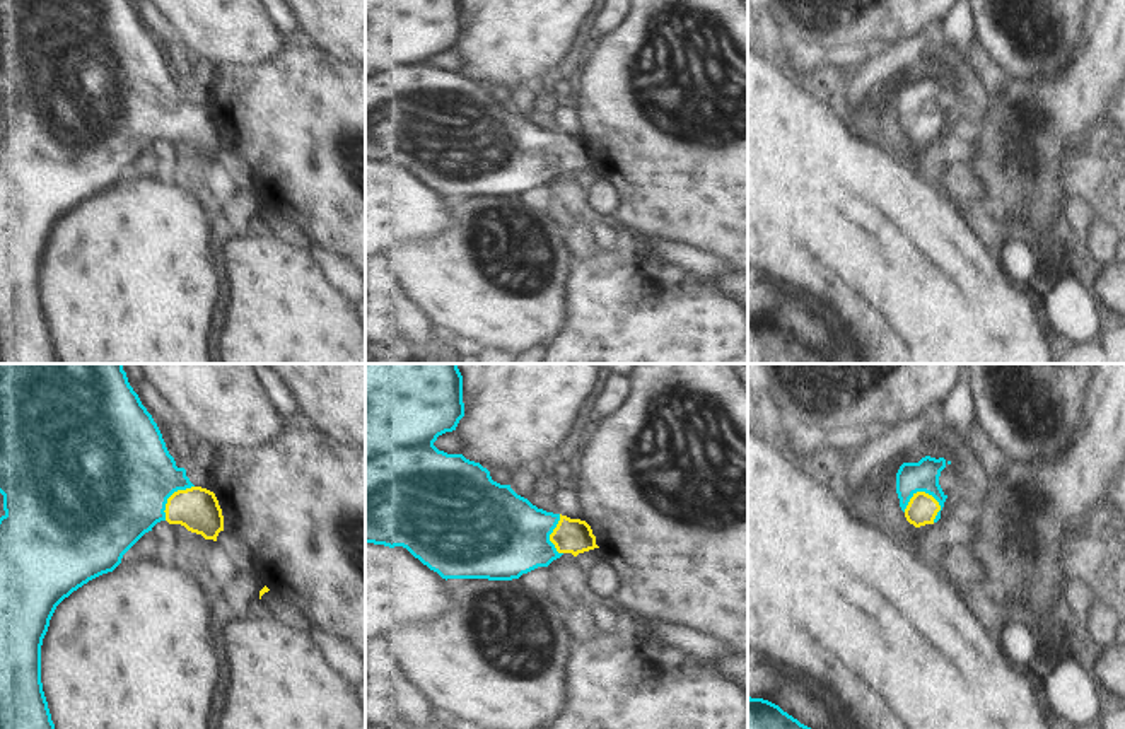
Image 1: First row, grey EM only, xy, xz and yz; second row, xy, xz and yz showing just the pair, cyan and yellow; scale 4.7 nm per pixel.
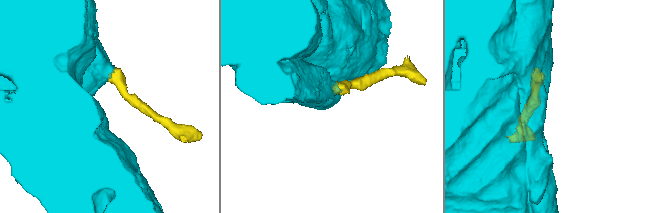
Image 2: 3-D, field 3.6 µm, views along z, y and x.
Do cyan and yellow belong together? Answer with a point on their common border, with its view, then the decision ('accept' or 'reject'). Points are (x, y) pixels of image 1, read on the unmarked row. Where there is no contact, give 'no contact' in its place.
yz (919, 108) | accept

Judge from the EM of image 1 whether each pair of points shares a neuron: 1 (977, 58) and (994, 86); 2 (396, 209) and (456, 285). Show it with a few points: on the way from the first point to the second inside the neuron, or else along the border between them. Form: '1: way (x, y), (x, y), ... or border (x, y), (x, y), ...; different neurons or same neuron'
1: way (982, 65), (994, 79); same neuron
2: border (451, 212), (446, 229), (383, 253); different neurons

